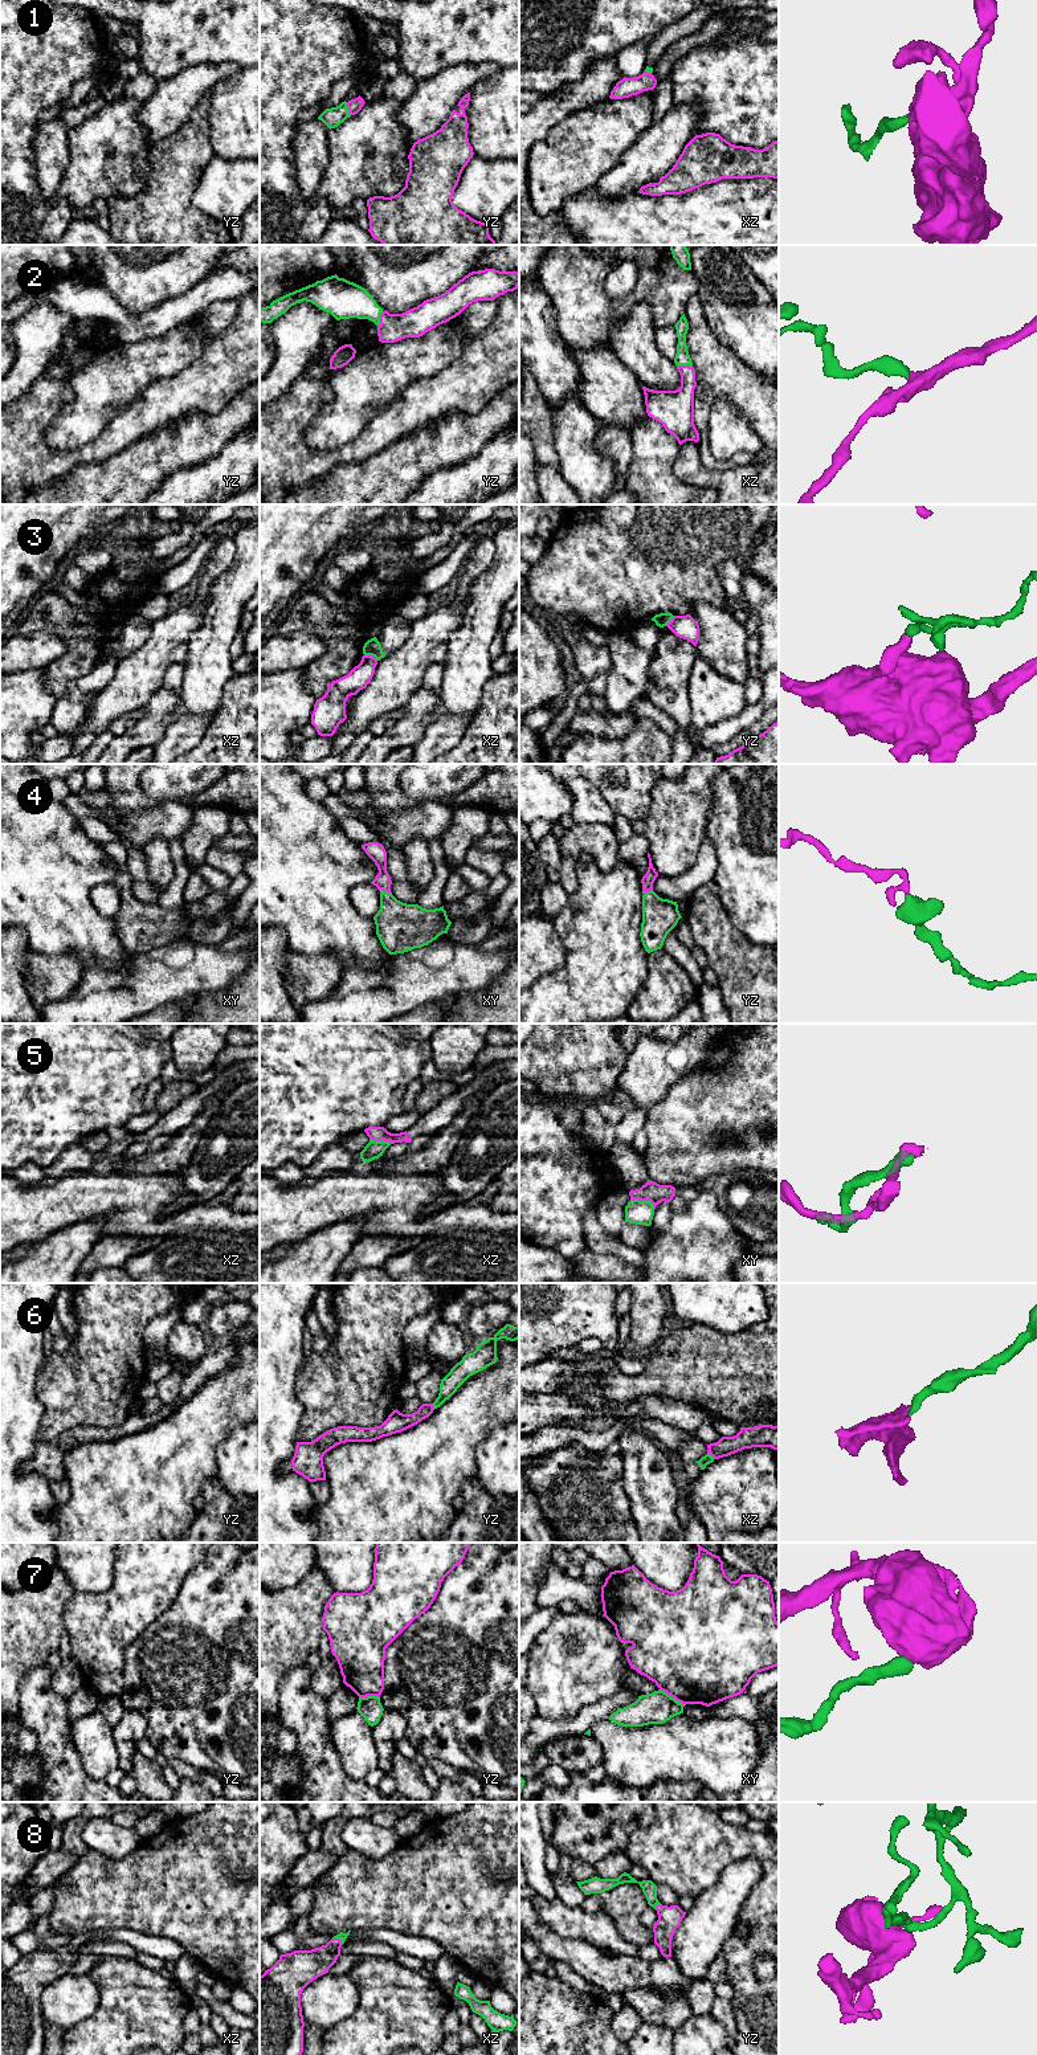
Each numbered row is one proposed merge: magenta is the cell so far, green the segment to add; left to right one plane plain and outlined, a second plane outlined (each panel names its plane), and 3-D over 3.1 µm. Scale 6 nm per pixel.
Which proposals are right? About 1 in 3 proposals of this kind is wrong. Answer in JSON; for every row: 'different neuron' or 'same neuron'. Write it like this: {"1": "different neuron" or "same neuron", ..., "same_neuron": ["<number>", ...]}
{"1": "same neuron", "2": "same neuron", "3": "different neuron", "4": "same neuron", "5": "same neuron", "6": "same neuron", "7": "different neuron", "8": "same neuron", "same_neuron": ["1", "2", "4", "5", "6", "8"]}

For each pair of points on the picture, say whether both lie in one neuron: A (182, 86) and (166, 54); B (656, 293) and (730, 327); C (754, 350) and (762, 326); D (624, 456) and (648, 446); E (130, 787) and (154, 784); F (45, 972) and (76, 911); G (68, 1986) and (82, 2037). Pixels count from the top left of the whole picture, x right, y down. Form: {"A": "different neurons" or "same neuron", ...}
{"A": "different neurons", "B": "different neurons", "C": "same neuron", "D": "different neurons", "E": "different neurons", "F": "different neurons", "G": "different neurons"}

